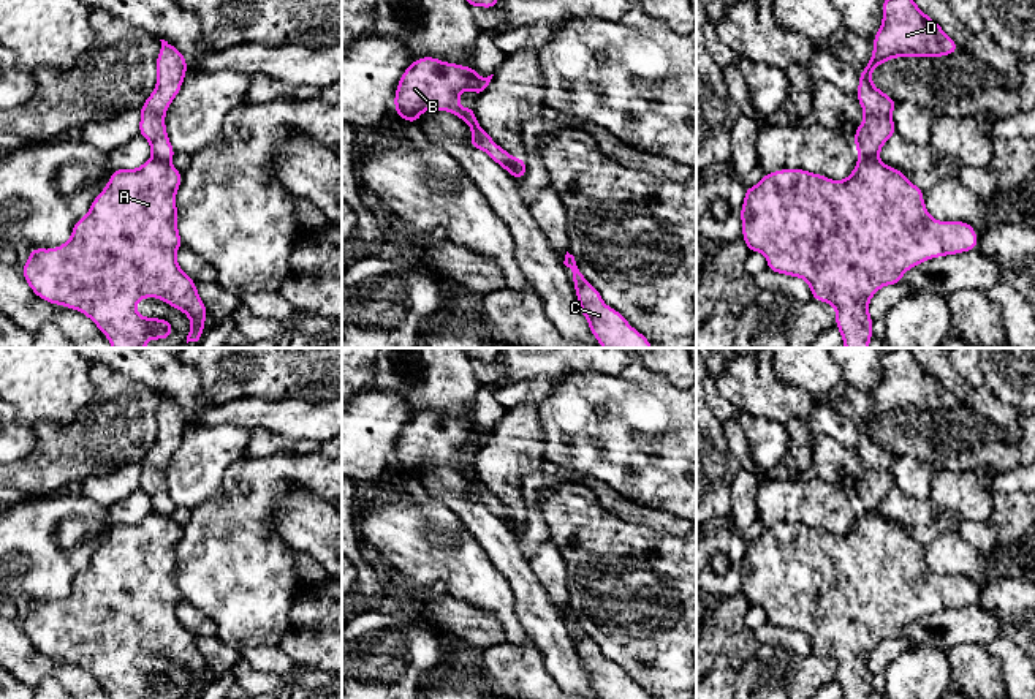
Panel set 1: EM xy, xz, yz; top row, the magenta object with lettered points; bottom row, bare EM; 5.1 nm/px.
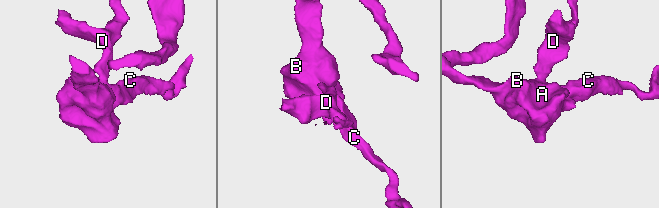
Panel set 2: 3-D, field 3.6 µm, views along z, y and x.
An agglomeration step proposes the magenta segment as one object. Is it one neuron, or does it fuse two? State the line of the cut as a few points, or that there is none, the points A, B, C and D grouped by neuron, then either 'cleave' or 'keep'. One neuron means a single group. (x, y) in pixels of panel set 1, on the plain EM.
xz (518, 513), (513, 521), (513, 530) | A B C / D | cleave

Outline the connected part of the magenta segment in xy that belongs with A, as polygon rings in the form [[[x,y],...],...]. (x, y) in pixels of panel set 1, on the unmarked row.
[[[155,511],[136,523],[114,523],[89,568],[74,577],[68,596],[51,604],[32,603],[21,622],[27,639],[43,655],[89,671],[111,699],[146,699],[150,693],[165,694],[172,688],[172,677],[136,666],[136,658],[144,652],[157,652],[182,664],[191,675],[187,697],[198,696],[207,664],[196,636],[176,614],[182,599],[176,561],[180,538],[182,527]]]

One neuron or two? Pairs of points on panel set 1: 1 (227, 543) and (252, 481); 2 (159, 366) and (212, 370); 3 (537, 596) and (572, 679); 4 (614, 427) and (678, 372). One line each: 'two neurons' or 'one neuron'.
1: one neuron
2: two neurons
3: one neuron
4: two neurons

